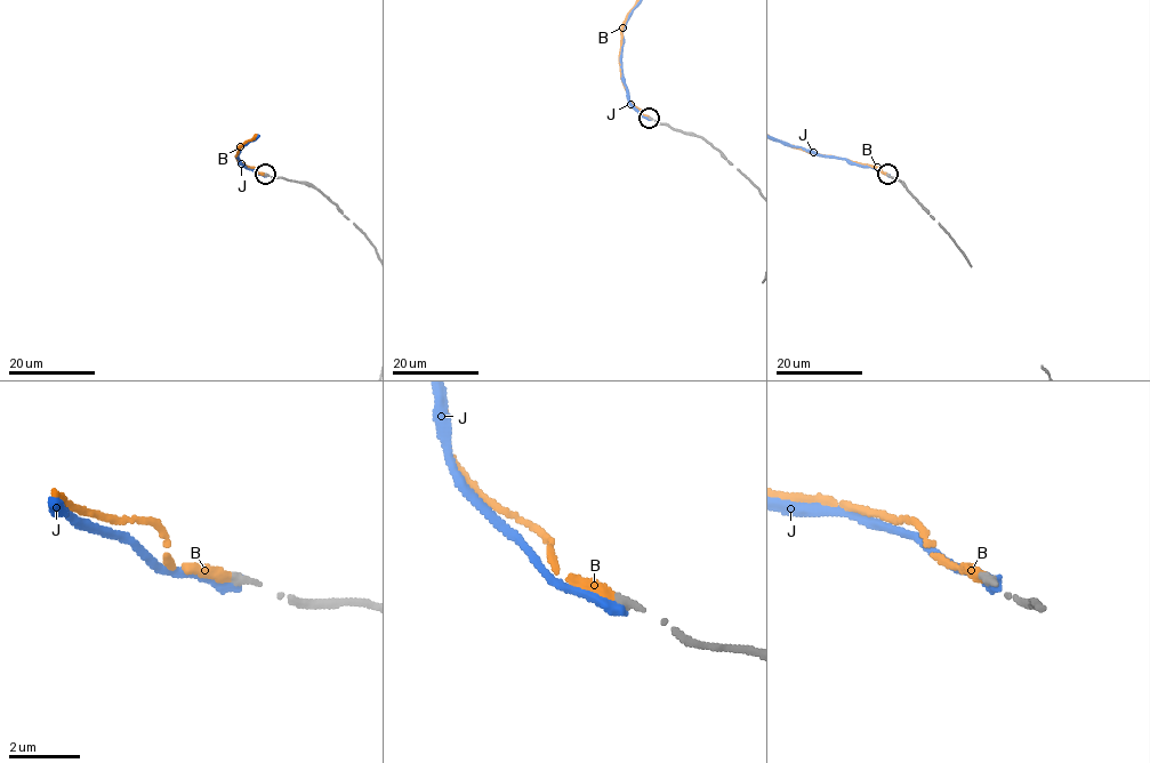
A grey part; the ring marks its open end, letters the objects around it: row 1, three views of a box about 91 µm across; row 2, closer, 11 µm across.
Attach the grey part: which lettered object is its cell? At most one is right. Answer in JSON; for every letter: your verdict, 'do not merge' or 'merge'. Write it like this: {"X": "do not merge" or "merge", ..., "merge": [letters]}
{"B": "merge", "J": "do not merge", "merge": ["B"]}

